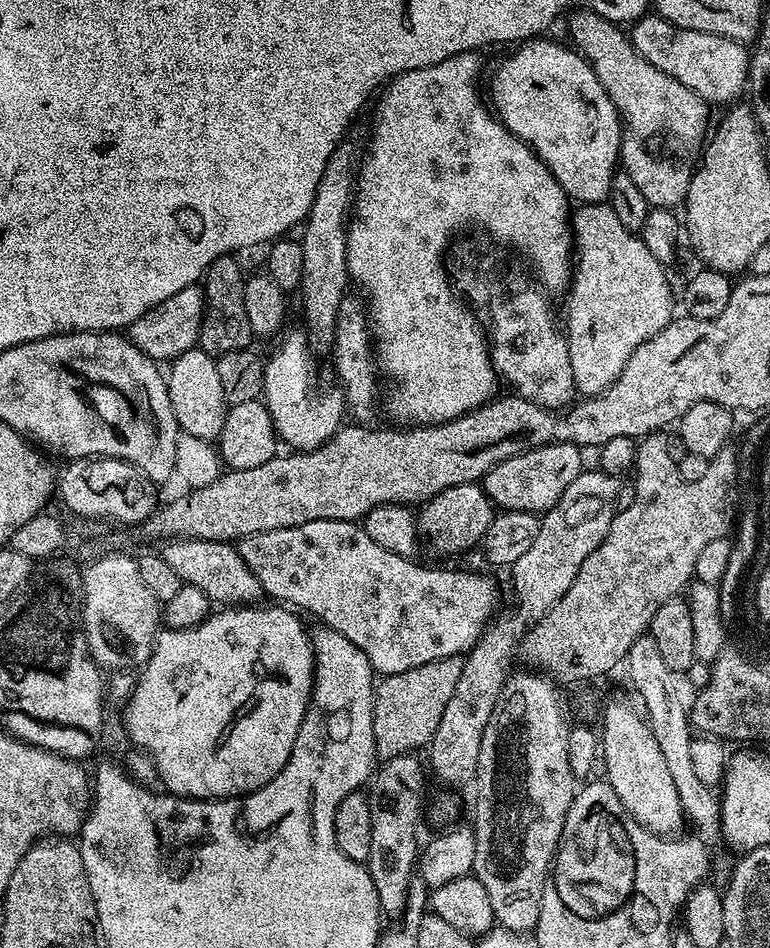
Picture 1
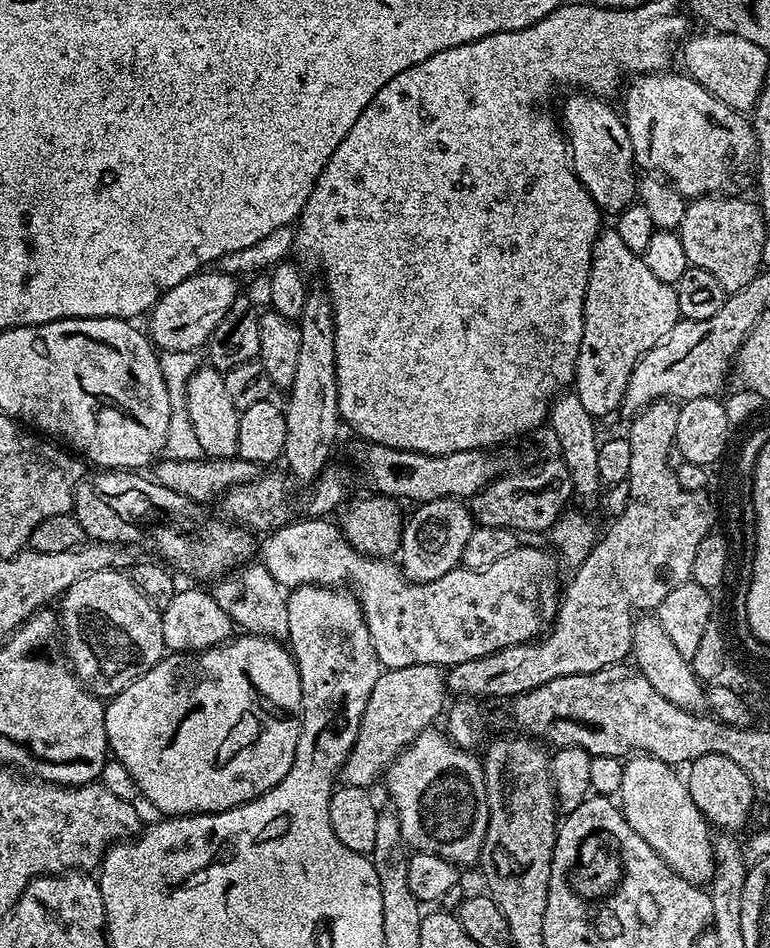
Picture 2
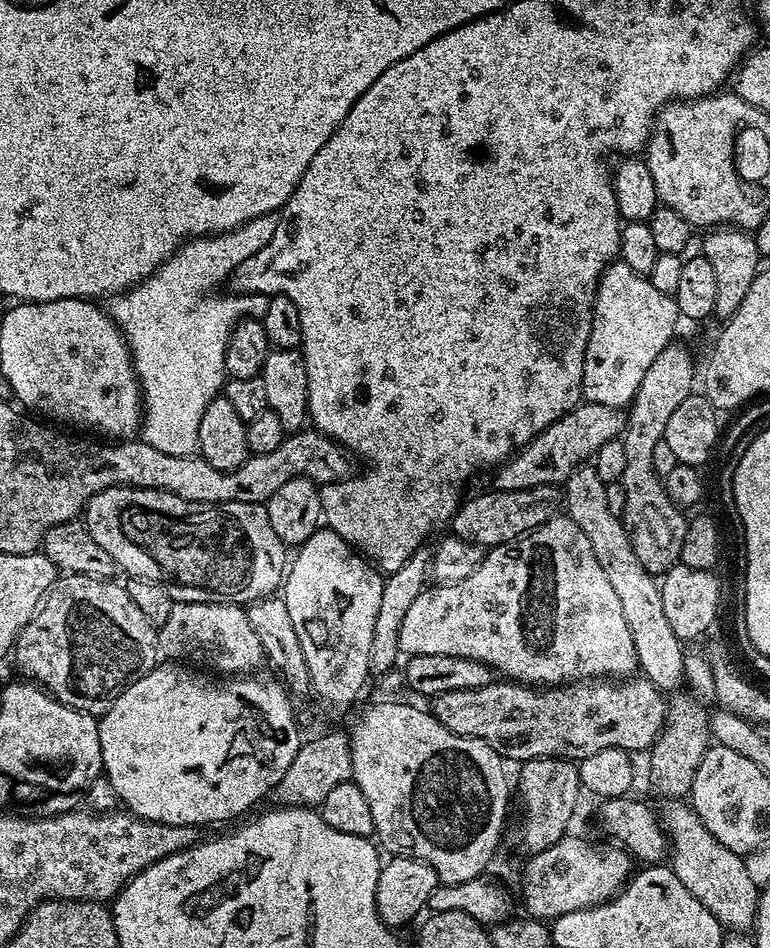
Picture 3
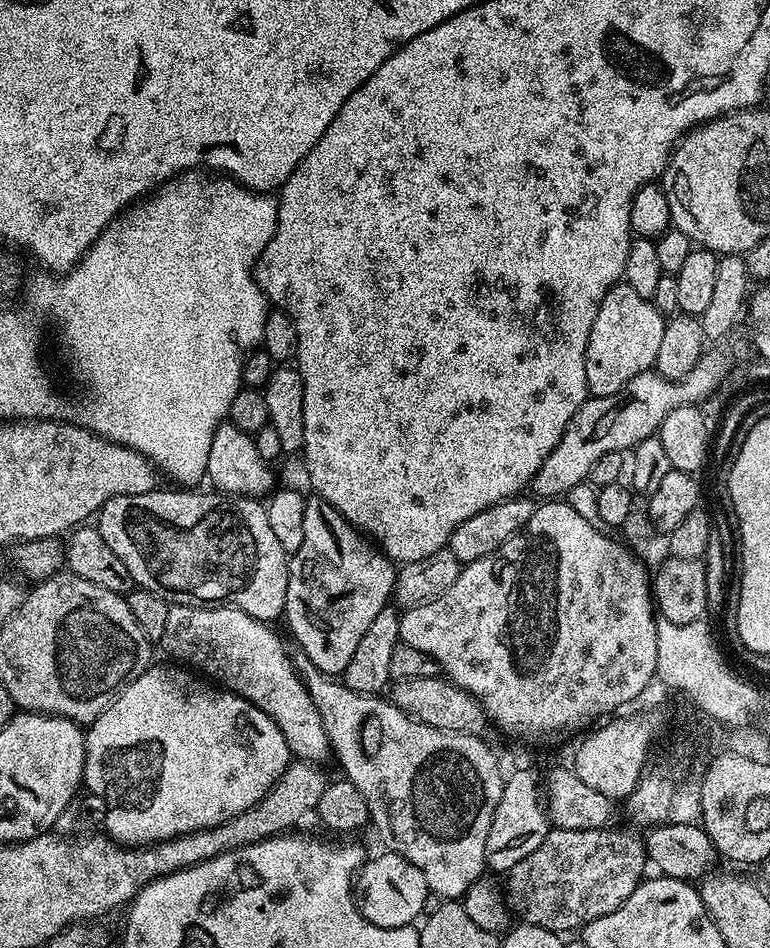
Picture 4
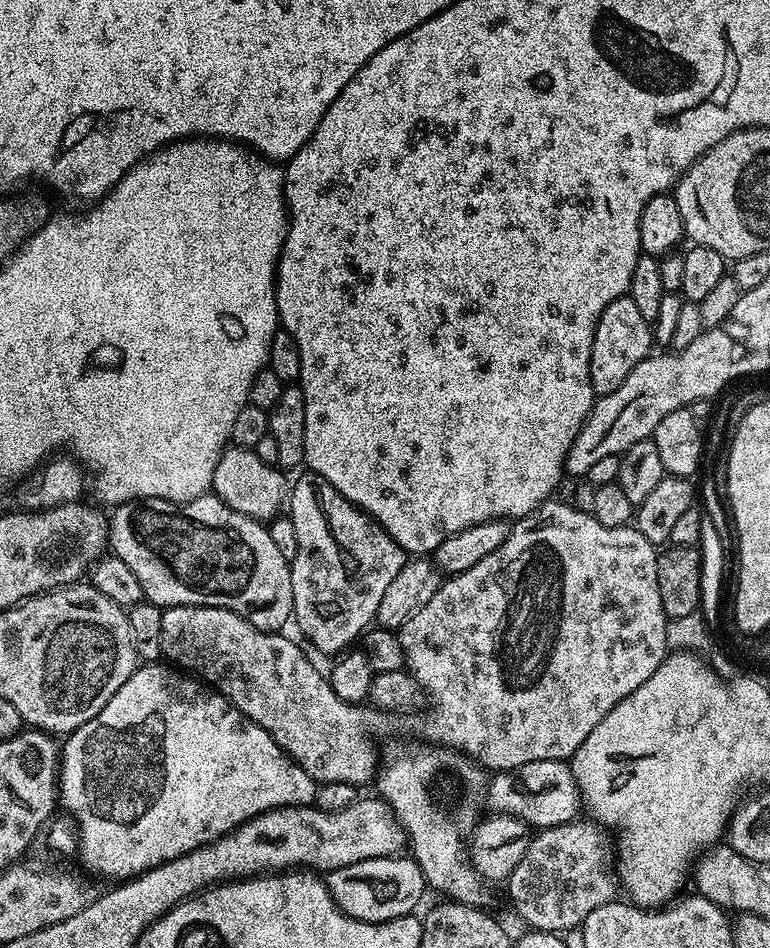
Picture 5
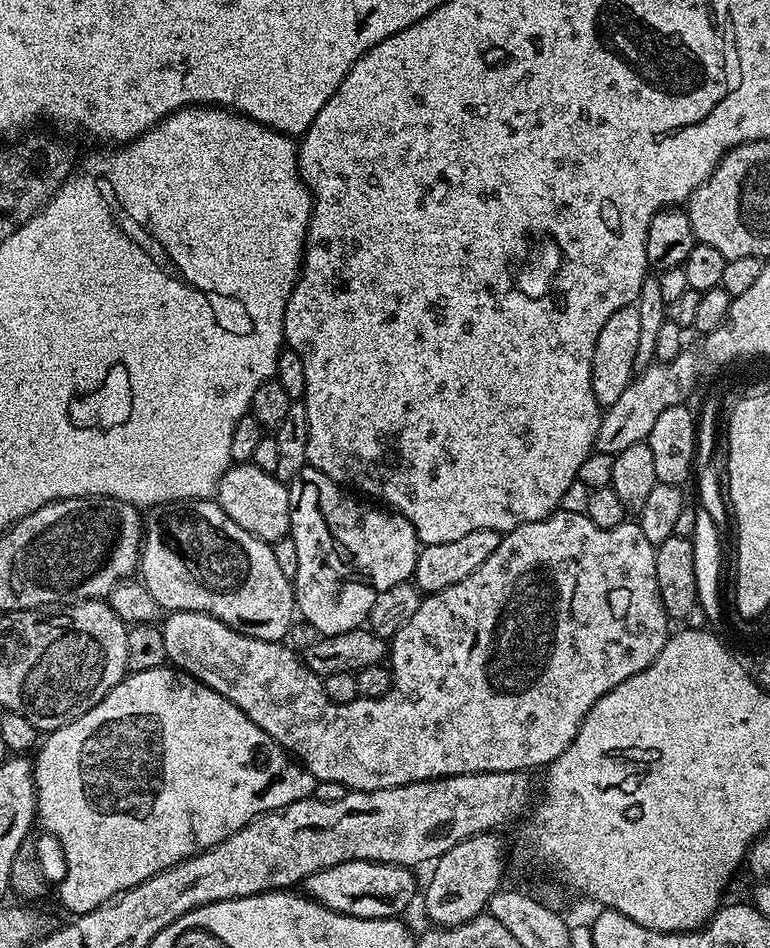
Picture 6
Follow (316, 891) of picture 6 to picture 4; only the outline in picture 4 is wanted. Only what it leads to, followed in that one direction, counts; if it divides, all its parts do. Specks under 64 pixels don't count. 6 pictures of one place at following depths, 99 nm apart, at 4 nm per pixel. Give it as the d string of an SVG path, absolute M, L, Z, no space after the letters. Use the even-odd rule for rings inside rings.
M385 851L383 855L376 856L373 860L372 857L365 859L364 865L354 877L357 908L371 924L383 928L397 928L419 921L425 911L424 903L430 900L422 870L418 870L418 866L396 852Z

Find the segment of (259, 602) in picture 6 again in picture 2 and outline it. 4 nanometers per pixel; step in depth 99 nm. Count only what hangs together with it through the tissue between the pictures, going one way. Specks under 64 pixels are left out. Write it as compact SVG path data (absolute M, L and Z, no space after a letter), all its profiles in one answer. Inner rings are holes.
M136 470L94 472L93 476L92 473L85 475L76 487L74 501L74 515L82 526L85 537L102 544L145 544L146 547L153 548L161 556L157 557L171 565L177 573L185 572L186 575L193 576L196 579L193 581L196 582L200 582L204 576L204 568L200 565L196 552L200 556L233 556L236 562L253 559L253 533L223 519L211 520L204 513L203 503L174 494L174 490L158 486L155 480Z

